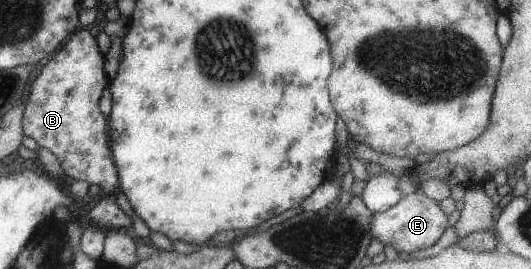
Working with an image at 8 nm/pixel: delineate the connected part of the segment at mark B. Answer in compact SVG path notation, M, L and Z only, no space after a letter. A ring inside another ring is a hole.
M80 28L35 78L24 128L38 146L47 148L58 158L65 175L95 184L103 190L103 196L111 196L119 180L107 138L107 120L99 110L99 98L109 86L103 64L103 54L95 38L89 30Z

